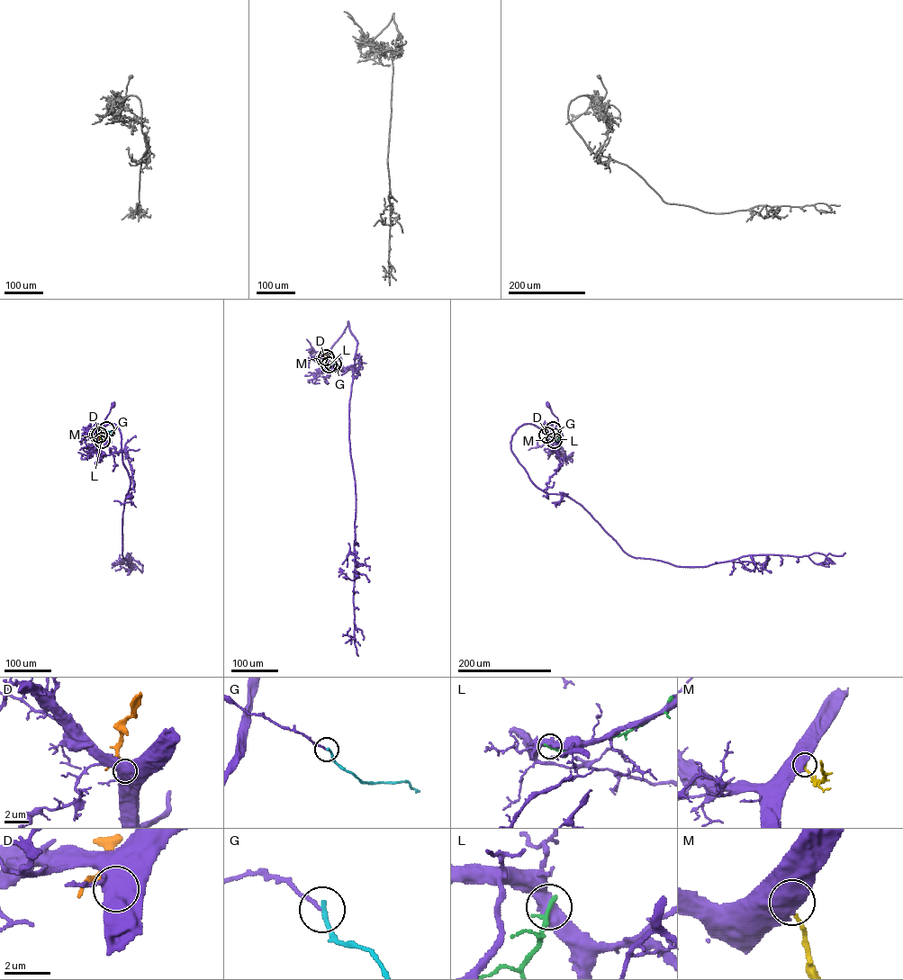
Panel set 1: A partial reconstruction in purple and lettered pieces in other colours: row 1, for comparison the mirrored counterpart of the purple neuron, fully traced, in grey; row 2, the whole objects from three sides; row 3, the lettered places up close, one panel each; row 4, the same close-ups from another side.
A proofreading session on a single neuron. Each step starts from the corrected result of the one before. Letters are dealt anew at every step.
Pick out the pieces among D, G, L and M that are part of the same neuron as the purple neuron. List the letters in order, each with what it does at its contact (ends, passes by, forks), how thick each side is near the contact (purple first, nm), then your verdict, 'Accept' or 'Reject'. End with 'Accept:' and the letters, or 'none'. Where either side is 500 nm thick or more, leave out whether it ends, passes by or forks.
D: Thickness 750 nm (purple) against 400 nm. Reject
G: It ends there. Thickness 130 nm (purple) against 220 nm. Reject
L: Thickness 550 nm (purple) against 260 nm. Reject
M: Thickness 900 nm (purple) against 170 nm. Reject
Accept: none

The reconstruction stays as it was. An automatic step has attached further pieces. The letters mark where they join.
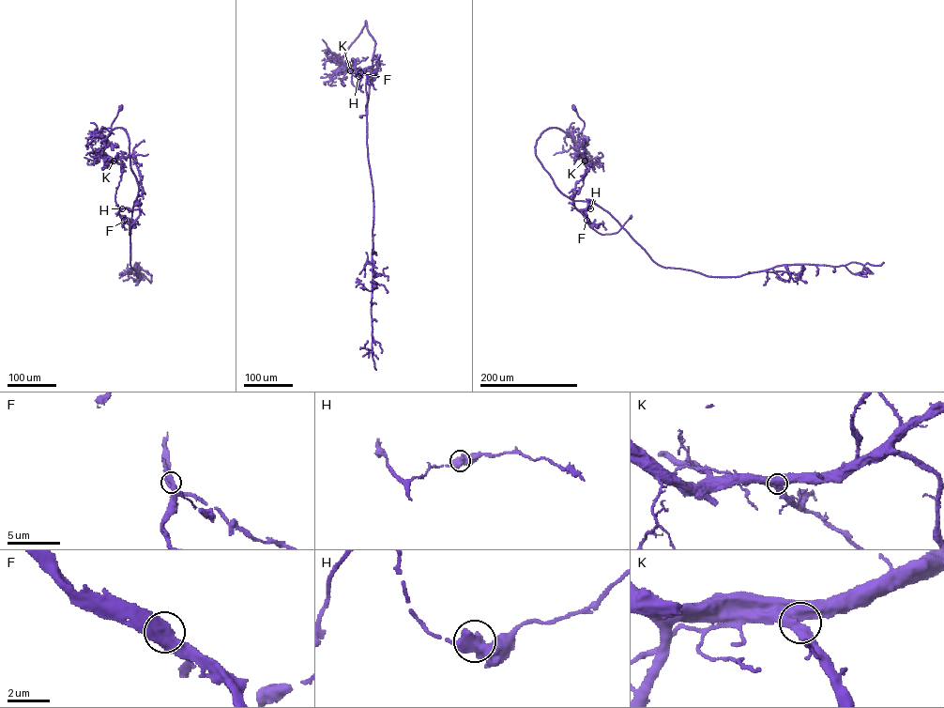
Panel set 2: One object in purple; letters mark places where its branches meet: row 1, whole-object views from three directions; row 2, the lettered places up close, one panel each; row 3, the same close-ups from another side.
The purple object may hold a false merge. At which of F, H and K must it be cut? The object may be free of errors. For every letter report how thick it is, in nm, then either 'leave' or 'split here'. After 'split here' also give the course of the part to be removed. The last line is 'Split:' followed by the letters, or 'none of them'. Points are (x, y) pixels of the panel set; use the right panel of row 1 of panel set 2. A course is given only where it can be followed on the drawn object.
F: calibre 440 nm; leave
H: calibre 600 nm; split here; course (590, 208), (584, 214), (586, 215), (586, 223), (602, 234), (617, 232), (631, 215)
K: calibre 550 nm; leave
Split: H

